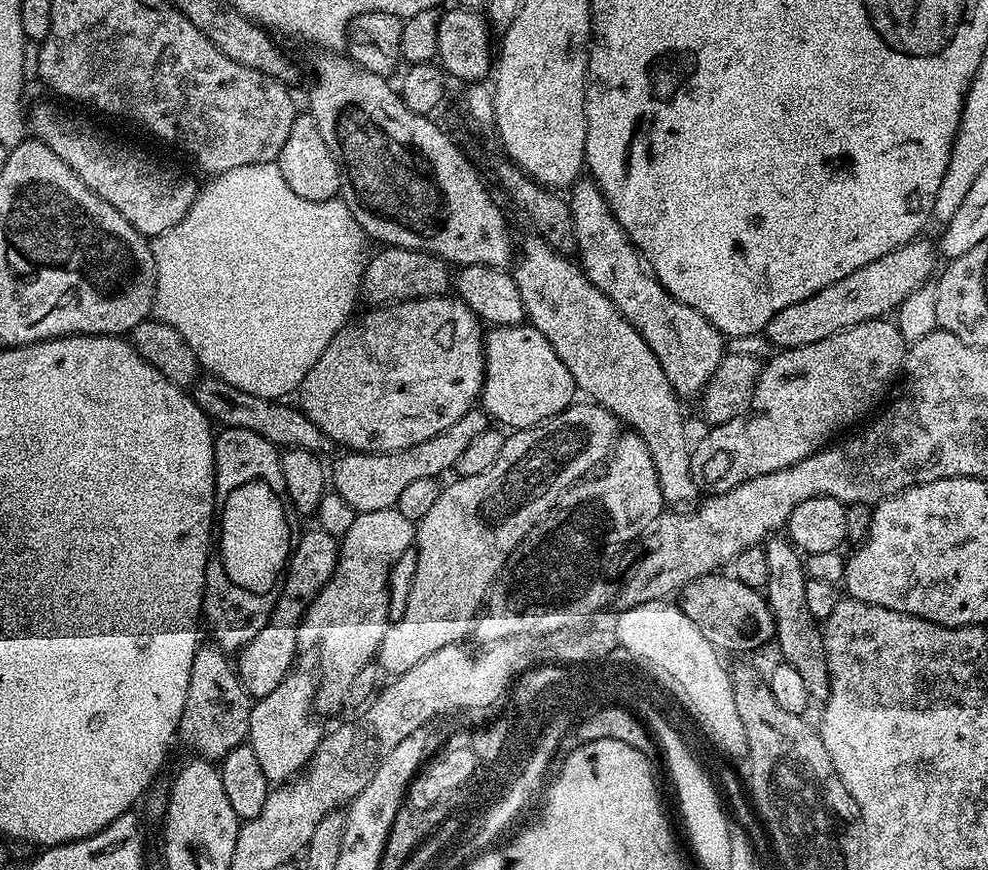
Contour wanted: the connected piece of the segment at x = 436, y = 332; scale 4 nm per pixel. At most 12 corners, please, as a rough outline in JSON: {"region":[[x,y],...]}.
{"region":[[373,307],[300,383],[352,452],[401,452],[477,403],[476,313]]}

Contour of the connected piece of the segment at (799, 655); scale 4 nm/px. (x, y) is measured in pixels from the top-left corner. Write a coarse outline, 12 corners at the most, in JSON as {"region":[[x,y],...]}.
{"region":[[763,545],[775,643],[810,694],[830,688],[802,556]]}

